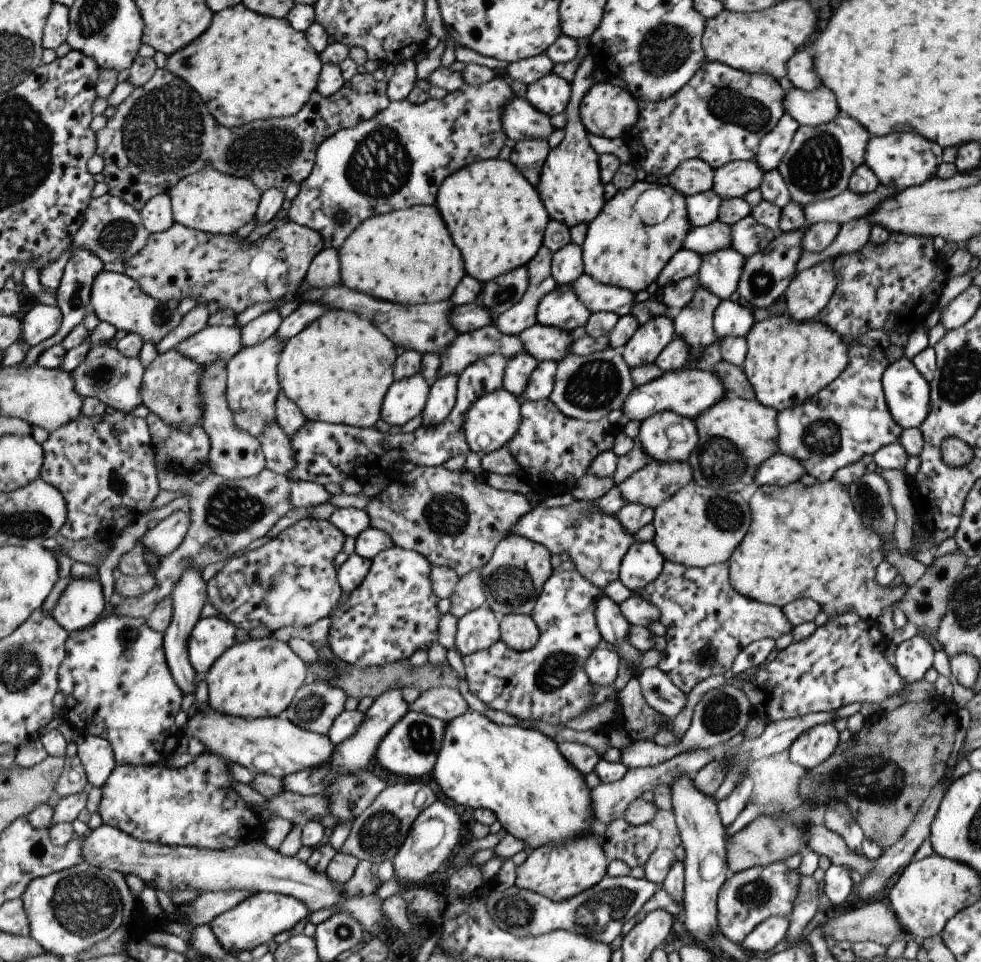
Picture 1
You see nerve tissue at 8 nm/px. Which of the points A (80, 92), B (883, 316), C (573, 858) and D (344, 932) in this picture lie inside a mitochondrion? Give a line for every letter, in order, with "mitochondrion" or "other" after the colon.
A: other
B: other
C: other
D: mitochondrion

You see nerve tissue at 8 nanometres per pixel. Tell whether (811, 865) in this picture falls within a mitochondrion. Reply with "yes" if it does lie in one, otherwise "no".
no

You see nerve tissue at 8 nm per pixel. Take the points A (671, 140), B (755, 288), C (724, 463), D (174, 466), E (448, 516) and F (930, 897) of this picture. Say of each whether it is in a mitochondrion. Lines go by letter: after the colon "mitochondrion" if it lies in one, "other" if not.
A: other
B: mitochondrion
C: mitochondrion
D: other
E: mitochondrion
F: other

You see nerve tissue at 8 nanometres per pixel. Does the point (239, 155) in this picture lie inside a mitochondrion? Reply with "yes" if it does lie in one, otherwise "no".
yes

